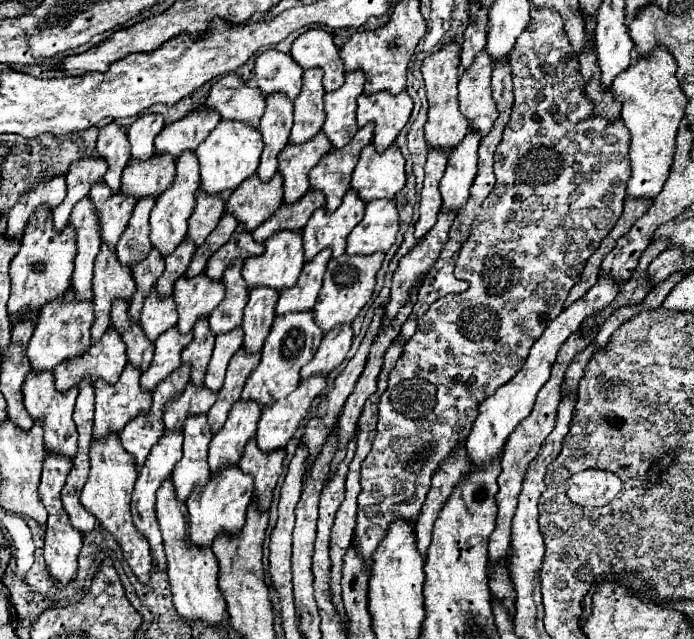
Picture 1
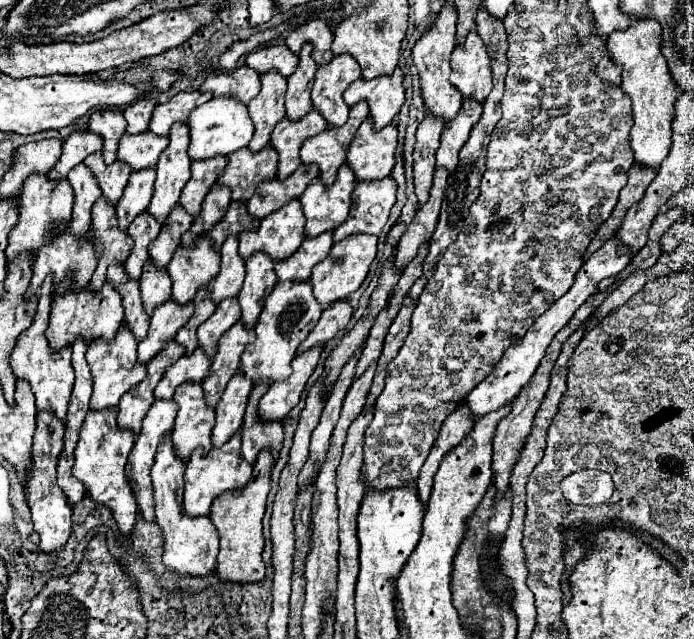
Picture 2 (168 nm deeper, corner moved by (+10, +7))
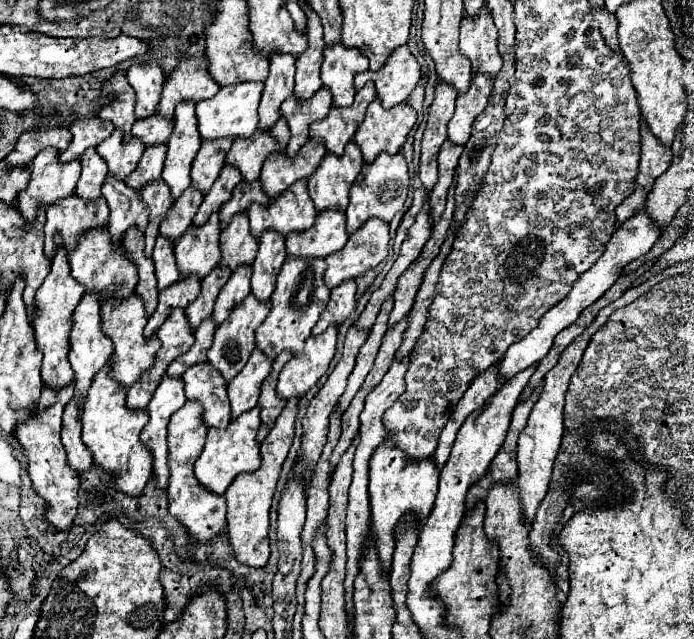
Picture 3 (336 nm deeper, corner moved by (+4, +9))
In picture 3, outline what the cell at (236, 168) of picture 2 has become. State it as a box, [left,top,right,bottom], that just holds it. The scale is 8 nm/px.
[226,117,290,183]

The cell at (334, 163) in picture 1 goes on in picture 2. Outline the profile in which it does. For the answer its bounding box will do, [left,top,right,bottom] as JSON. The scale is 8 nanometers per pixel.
[300,101,368,185]

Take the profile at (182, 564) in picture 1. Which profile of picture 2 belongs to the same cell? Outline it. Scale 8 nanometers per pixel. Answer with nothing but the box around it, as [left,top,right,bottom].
[152,431,218,575]

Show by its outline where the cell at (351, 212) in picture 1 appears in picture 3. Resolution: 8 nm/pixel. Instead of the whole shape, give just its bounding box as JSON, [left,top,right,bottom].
[308,141,364,211]

